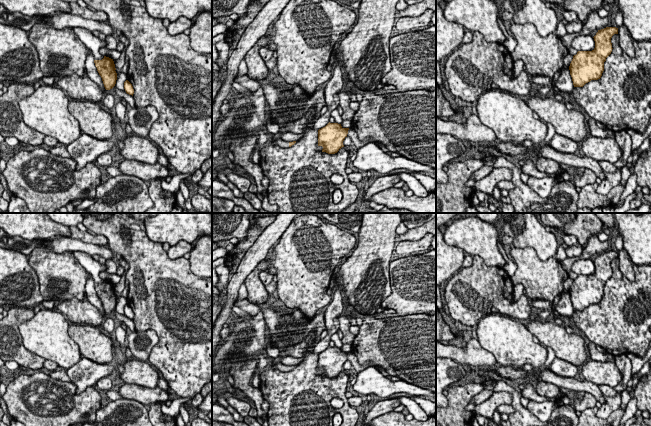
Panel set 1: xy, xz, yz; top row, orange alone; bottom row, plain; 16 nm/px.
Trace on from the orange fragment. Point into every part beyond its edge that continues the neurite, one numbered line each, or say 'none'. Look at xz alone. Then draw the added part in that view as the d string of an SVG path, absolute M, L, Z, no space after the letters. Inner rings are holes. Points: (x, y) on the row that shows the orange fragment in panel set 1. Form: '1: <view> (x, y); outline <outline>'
1: xz (280, 142); outline M282 139L276 140L276 143L277 143L277 145L279 145L280 147L289 148L289 142L286 142L286 141L282 140Z

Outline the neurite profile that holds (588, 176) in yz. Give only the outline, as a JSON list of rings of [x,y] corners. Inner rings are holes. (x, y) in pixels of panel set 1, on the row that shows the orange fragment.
[[[585,168],[581,176],[574,174],[575,187],[583,188],[587,184],[593,184],[596,182],[596,178],[597,176],[592,170]]]

